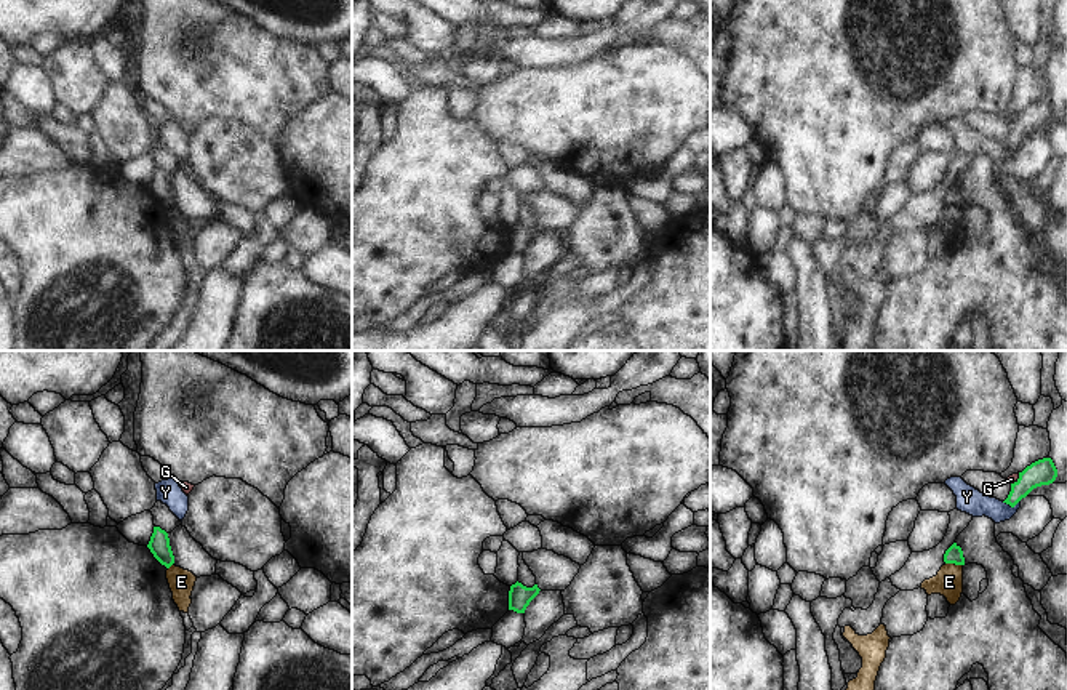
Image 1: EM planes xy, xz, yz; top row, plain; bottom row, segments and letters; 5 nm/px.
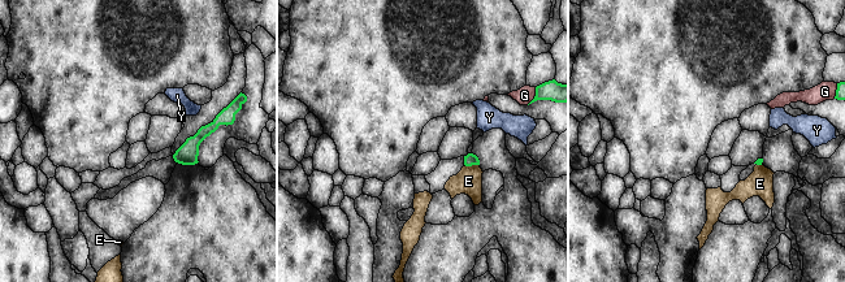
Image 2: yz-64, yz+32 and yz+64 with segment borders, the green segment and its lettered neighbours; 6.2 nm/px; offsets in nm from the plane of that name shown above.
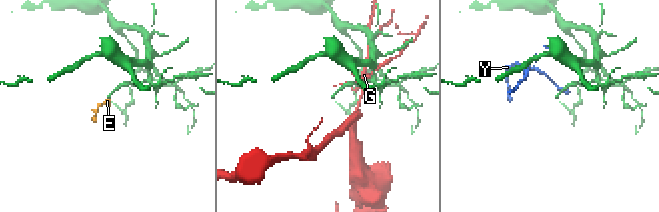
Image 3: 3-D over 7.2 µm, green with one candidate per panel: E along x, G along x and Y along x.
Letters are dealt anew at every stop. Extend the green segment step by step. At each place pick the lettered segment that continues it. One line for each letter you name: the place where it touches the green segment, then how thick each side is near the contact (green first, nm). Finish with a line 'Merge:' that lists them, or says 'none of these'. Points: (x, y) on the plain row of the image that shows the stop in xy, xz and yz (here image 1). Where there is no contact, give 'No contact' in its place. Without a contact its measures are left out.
Merge: none of these.

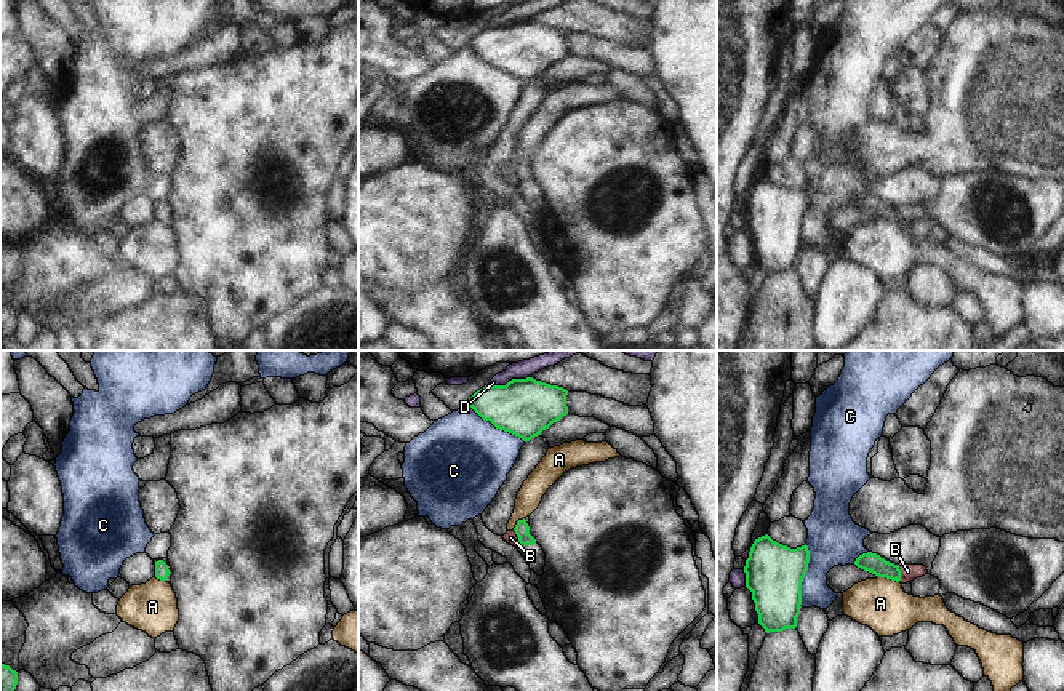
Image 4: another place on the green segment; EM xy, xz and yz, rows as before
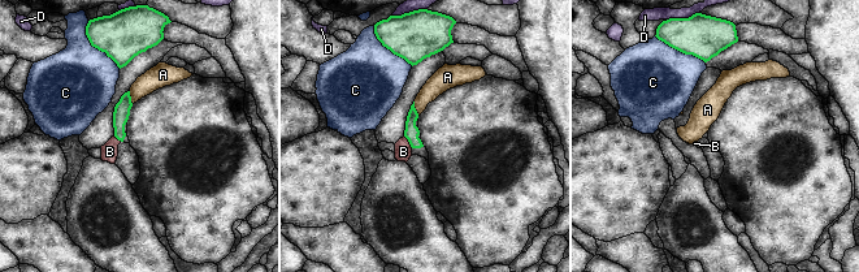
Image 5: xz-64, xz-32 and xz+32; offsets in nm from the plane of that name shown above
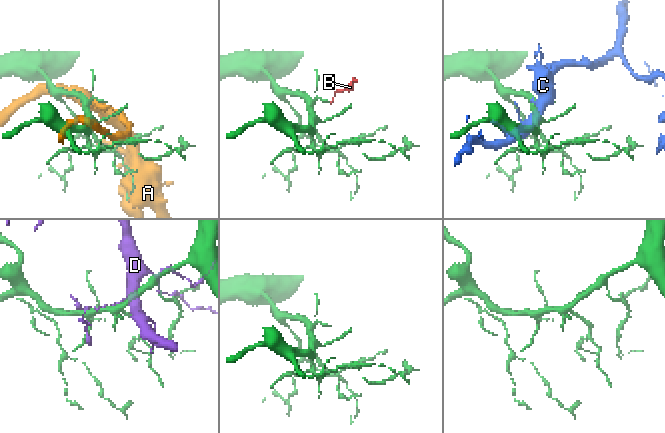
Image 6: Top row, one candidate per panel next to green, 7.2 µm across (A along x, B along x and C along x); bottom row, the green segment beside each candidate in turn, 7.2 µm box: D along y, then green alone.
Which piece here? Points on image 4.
Merge: none of these.

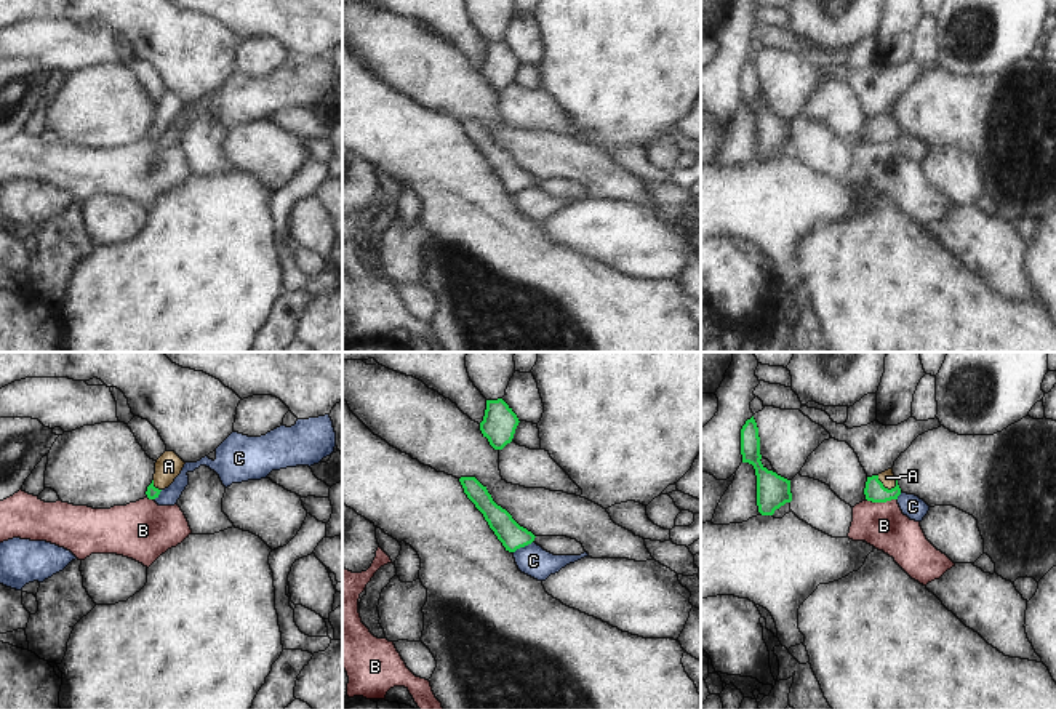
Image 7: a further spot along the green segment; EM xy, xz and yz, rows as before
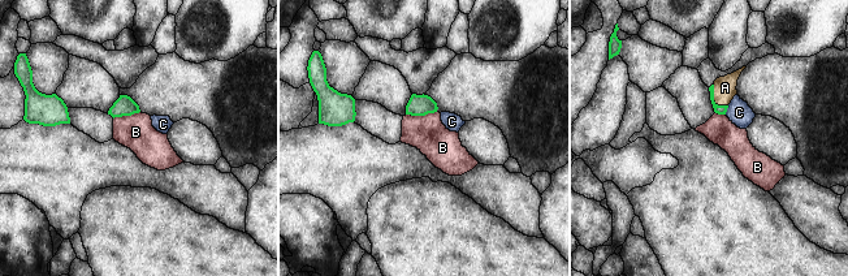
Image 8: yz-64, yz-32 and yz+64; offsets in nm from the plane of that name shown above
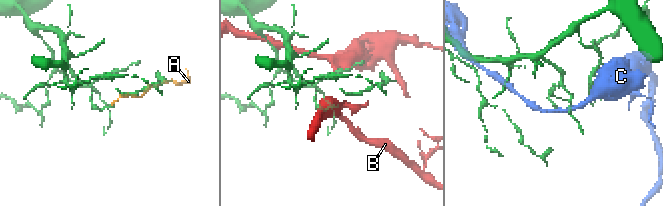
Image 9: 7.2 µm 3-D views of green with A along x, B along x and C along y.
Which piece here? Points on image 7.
A: Touches green at yz (884, 128). Thickness 100 nm (green) against 70 nm
Merge: A.

